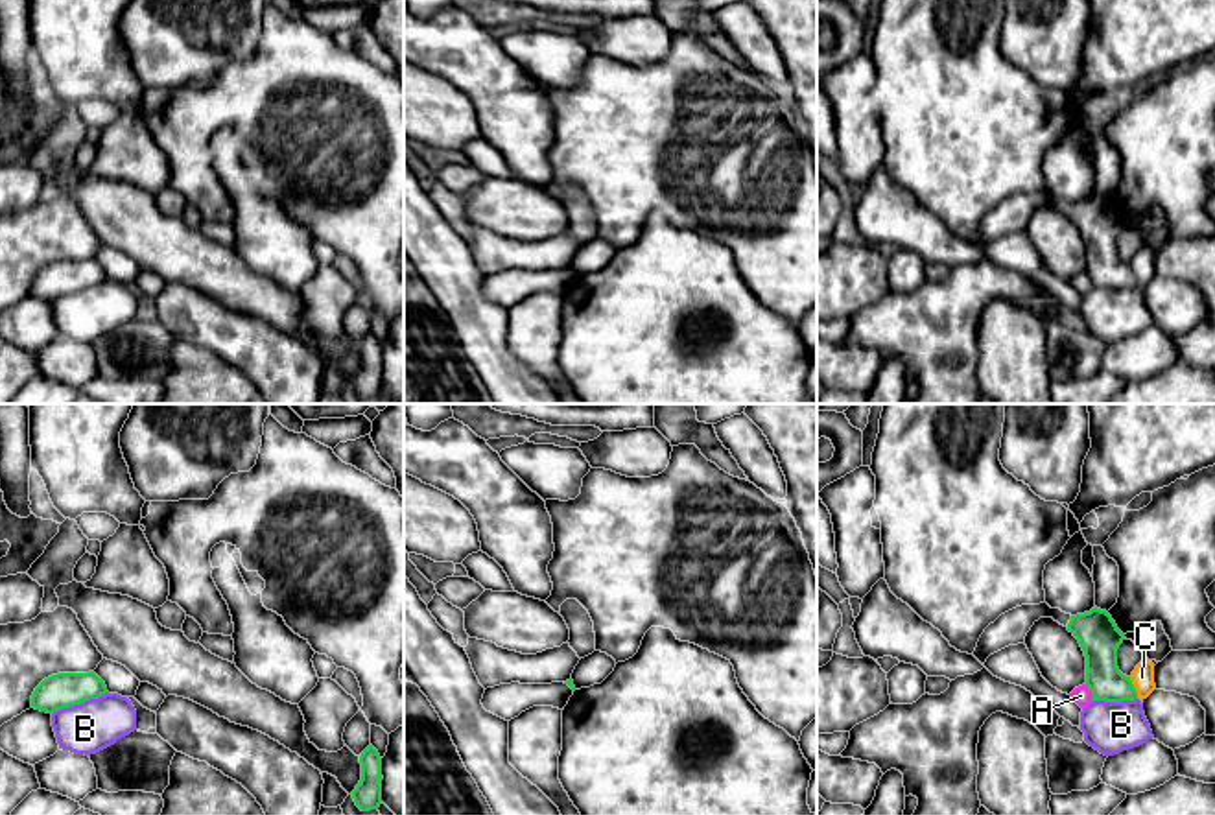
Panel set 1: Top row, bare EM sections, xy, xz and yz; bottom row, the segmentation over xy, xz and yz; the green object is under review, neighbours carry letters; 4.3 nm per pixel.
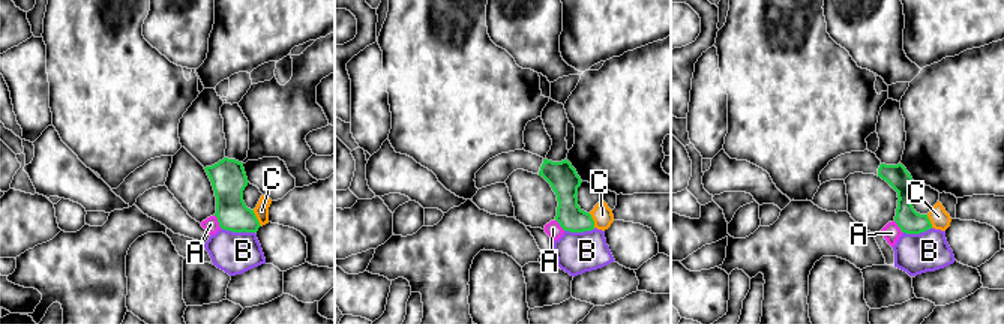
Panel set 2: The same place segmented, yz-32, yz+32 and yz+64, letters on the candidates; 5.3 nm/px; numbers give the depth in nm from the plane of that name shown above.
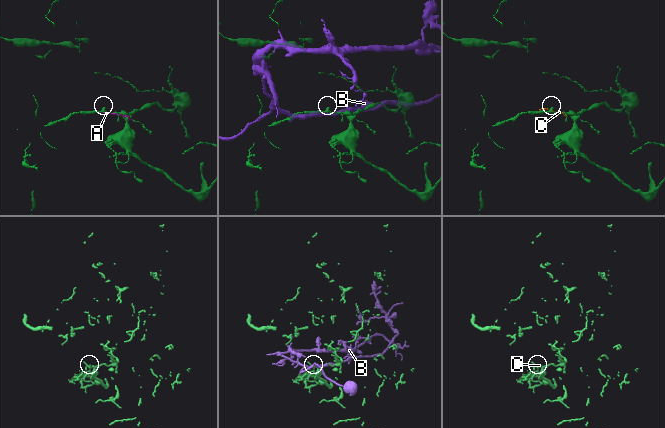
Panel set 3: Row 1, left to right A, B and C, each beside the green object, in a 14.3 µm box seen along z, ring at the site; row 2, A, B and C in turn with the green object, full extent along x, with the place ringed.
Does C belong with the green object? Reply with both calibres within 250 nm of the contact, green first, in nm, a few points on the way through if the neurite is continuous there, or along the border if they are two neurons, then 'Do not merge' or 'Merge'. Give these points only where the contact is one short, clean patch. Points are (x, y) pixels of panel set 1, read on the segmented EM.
Thickness 160 nm (green) against 100 nm. Do not merge

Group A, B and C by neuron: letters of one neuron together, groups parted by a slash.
A / B / C

